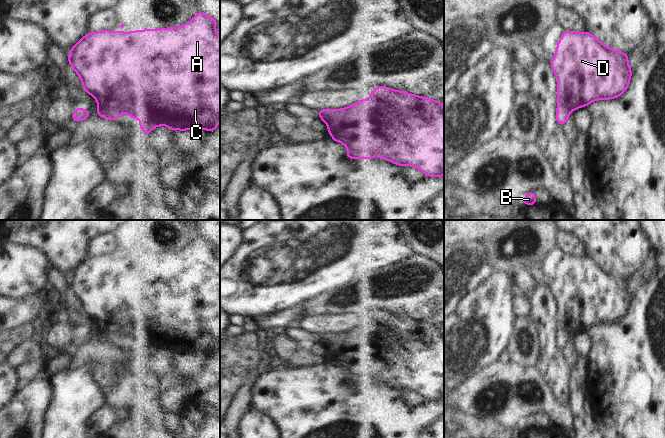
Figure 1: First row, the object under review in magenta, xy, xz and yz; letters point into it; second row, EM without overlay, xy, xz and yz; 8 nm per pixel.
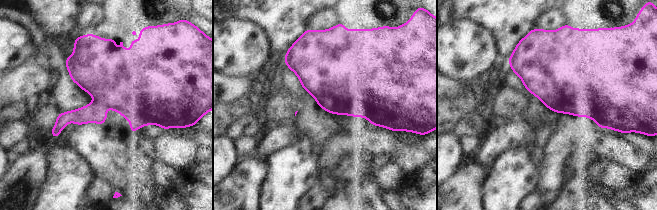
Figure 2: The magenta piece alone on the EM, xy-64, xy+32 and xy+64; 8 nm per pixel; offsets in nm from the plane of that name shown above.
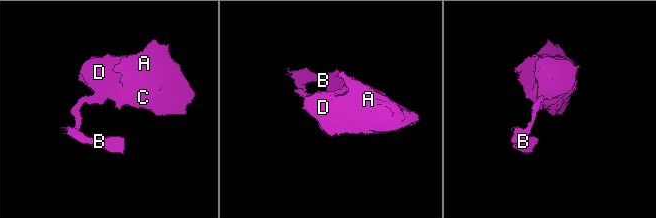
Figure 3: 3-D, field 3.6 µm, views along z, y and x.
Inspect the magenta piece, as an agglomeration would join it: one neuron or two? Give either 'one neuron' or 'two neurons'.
two neurons

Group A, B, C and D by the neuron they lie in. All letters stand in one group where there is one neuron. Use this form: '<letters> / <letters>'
A C D / B

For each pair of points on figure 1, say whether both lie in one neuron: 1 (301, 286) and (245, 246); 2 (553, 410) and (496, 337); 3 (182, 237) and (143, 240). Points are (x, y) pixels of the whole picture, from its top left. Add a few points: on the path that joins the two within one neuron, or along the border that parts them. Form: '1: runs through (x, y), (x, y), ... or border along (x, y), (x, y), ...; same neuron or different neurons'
1: runs through (277, 294), (253, 294), (238, 279), (238, 270); same neuron
2: border along (498, 358), (478, 371); different neurons
3: runs through (172, 243), (164, 246), (153, 240); same neuron

